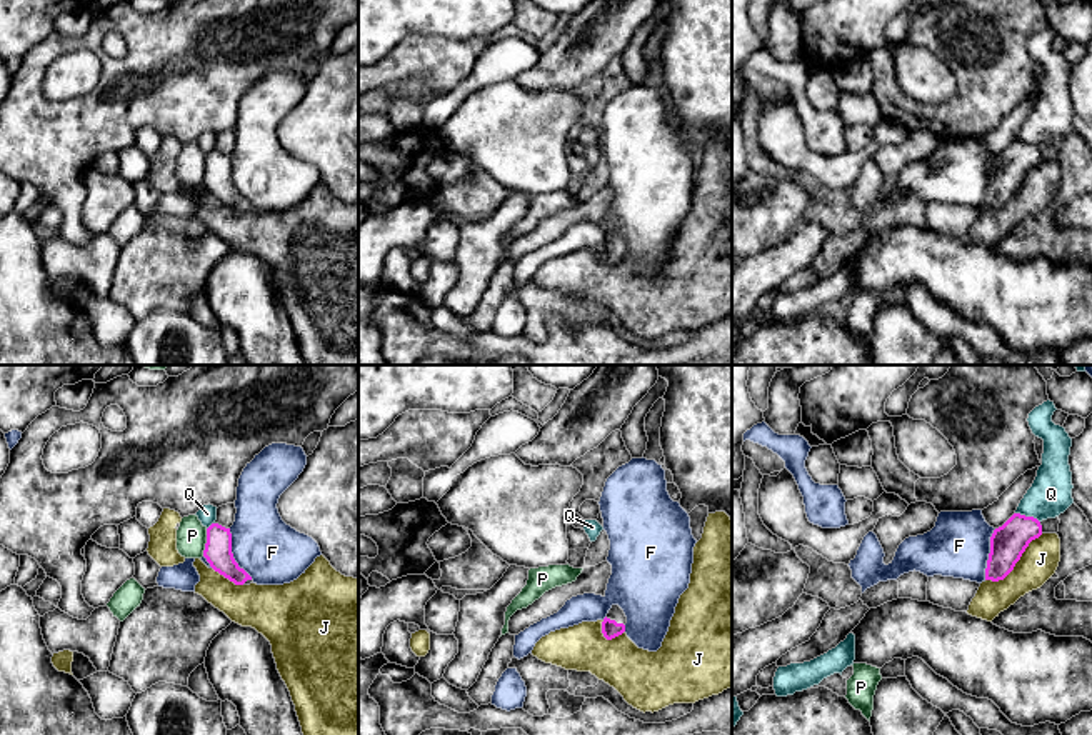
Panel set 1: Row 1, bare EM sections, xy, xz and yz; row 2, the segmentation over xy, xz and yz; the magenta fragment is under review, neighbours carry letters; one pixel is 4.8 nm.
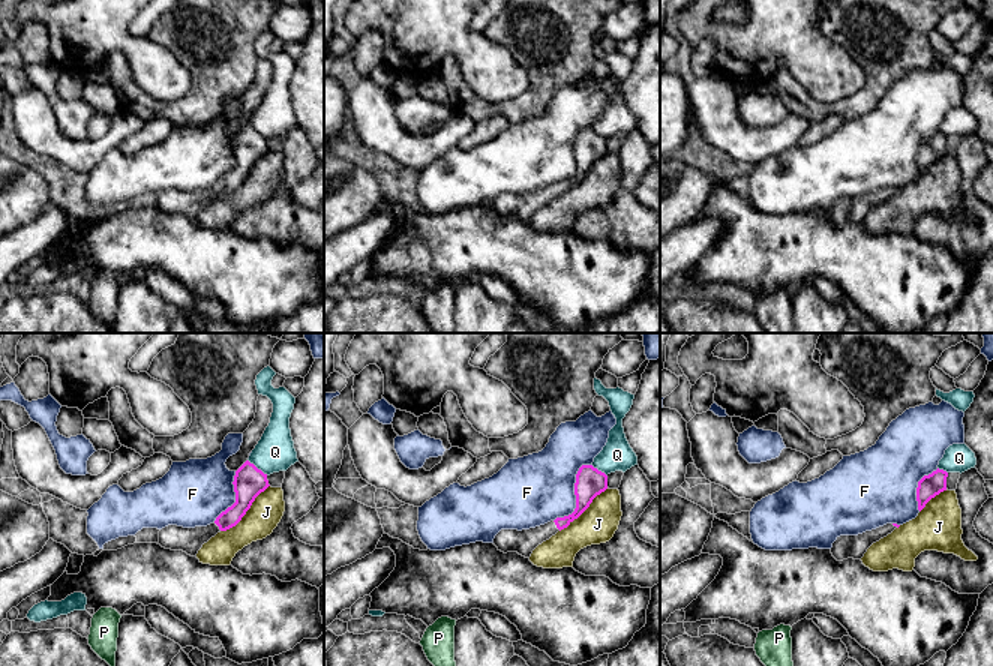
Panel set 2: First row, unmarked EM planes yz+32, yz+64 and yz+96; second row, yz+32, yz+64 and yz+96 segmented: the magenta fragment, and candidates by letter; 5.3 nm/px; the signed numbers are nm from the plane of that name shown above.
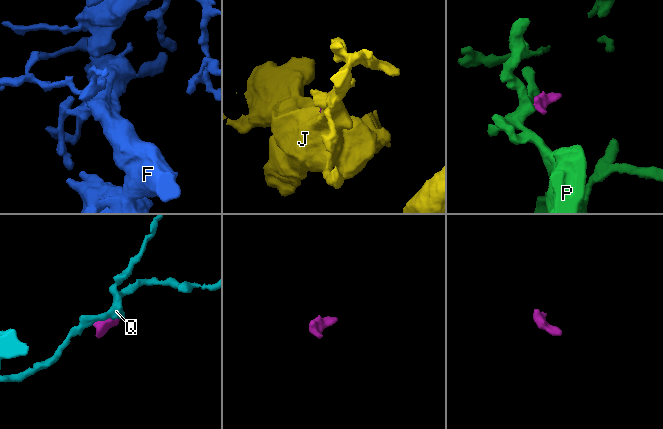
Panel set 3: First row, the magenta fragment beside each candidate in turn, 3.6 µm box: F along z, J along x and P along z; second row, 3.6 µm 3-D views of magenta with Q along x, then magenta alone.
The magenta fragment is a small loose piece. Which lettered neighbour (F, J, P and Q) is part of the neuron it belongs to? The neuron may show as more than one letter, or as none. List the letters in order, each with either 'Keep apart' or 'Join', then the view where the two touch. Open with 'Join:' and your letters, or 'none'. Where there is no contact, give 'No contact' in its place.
Join: none
F: Keep apart. Touches magenta in xy
J: Keep apart. Touches magenta in yz
P: Keep apart. Touches magenta in xy
Q: Keep apart. Touches magenta in yz

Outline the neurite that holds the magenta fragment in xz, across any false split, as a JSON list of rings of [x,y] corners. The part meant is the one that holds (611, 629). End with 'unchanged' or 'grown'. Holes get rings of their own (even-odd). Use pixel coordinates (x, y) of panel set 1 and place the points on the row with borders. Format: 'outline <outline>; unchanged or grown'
outline [[[612,605],[607,617],[602,622],[602,633],[607,640],[612,640],[625,632],[627,617],[619,605]]]; grown

